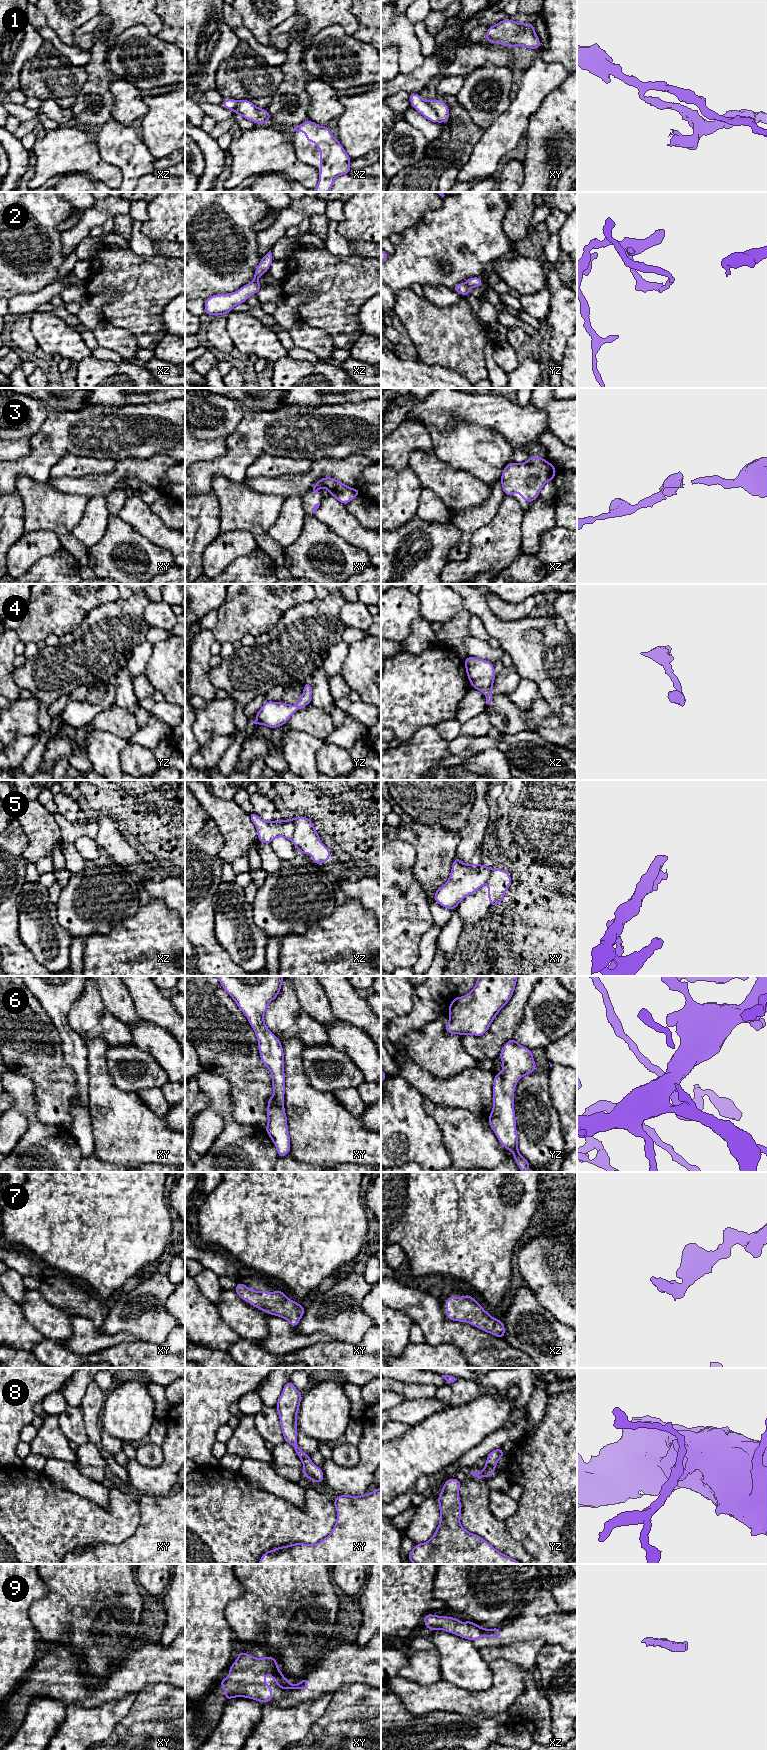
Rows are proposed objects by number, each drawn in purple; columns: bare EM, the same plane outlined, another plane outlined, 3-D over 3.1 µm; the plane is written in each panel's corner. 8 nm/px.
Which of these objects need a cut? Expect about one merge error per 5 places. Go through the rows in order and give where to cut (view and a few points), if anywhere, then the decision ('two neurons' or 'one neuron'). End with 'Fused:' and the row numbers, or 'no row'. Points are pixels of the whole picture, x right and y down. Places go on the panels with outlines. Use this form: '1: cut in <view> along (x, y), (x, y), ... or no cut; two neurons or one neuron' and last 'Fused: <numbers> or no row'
1: cut in xy along (422, 100), (435, 112), (439, 121); two neurons
2: cut in xz along (257, 278), (253, 280); two neurons
3: no cut; one neuron
4: no cut; one neuron
5: cut in xz along (289, 820), (294, 827), (291, 839); two neurons
6: no cut; one neuron
7: no cut; one neuron
8: no cut; one neuron
9: no cut; one neuron
Fused: 1, 2, 5

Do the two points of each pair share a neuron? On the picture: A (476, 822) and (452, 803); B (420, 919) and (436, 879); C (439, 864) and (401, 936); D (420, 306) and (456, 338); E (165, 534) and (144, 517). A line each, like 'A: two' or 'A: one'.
A: two
B: two
C: two
D: one
E: one

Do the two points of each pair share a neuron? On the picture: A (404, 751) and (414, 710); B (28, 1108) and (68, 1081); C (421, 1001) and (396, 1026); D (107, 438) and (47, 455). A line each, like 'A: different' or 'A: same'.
A: different
B: different
C: same
D: same

